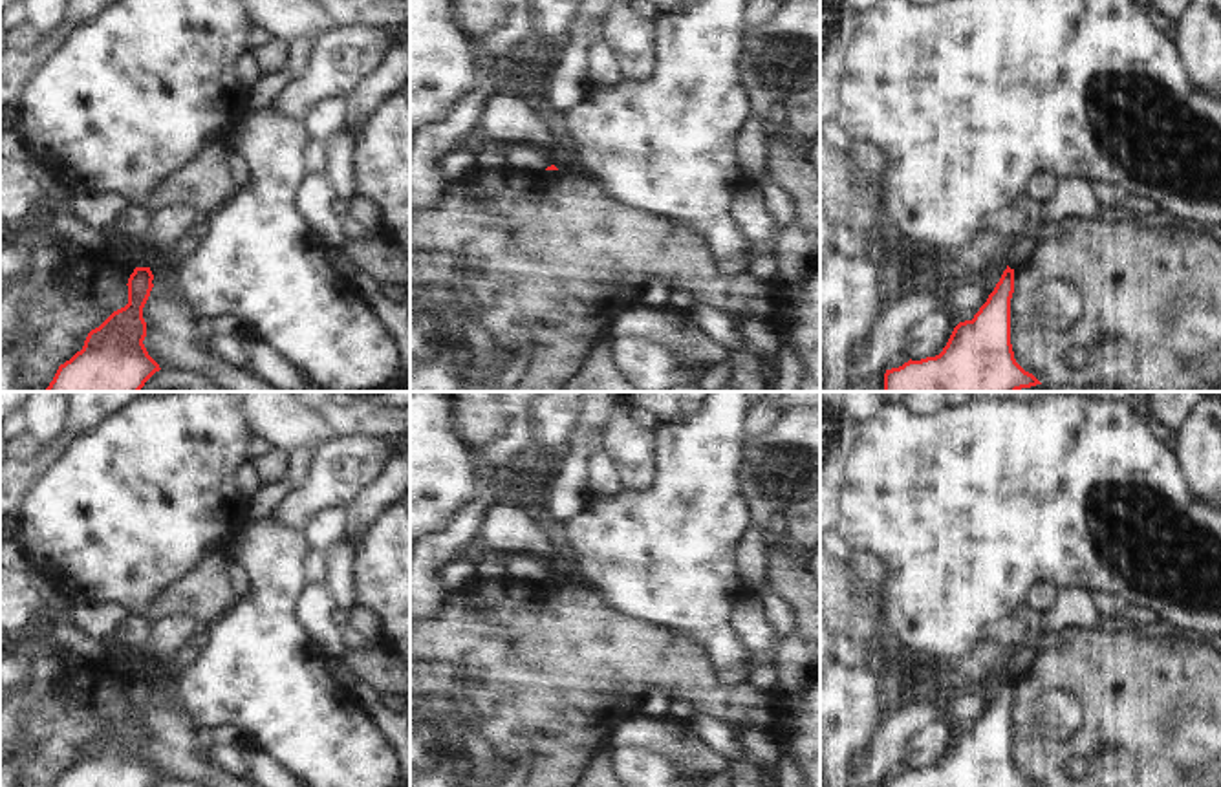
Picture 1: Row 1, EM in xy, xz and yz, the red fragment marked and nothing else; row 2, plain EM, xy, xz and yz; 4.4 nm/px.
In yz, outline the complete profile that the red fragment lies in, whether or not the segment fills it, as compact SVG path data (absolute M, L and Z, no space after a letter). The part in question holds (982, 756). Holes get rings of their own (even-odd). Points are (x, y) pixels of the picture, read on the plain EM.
M1007 675L994 701L972 730L959 732L935 767L908 771L884 787L1034 787L1014 769L1010 708L1014 679Z

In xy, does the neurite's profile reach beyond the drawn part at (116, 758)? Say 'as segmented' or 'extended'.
as segmented

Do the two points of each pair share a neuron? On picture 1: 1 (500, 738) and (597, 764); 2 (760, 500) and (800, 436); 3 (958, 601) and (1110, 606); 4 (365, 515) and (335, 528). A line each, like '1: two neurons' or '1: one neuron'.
1: two neurons
2: one neuron
3: two neurons
4: two neurons

